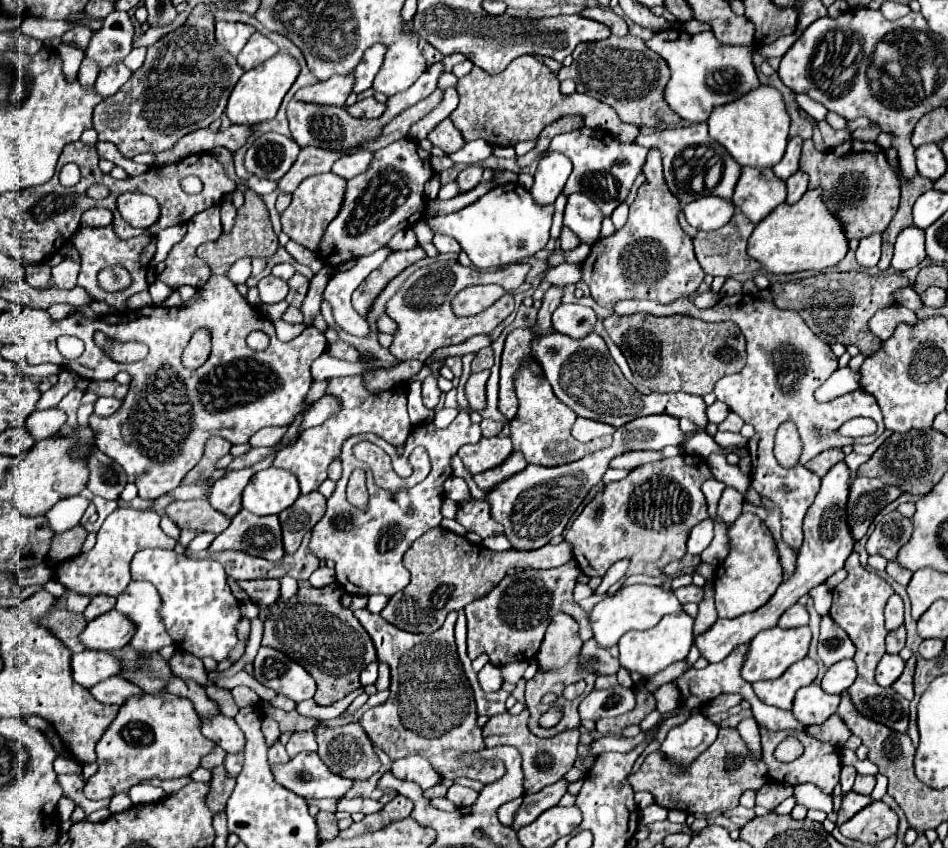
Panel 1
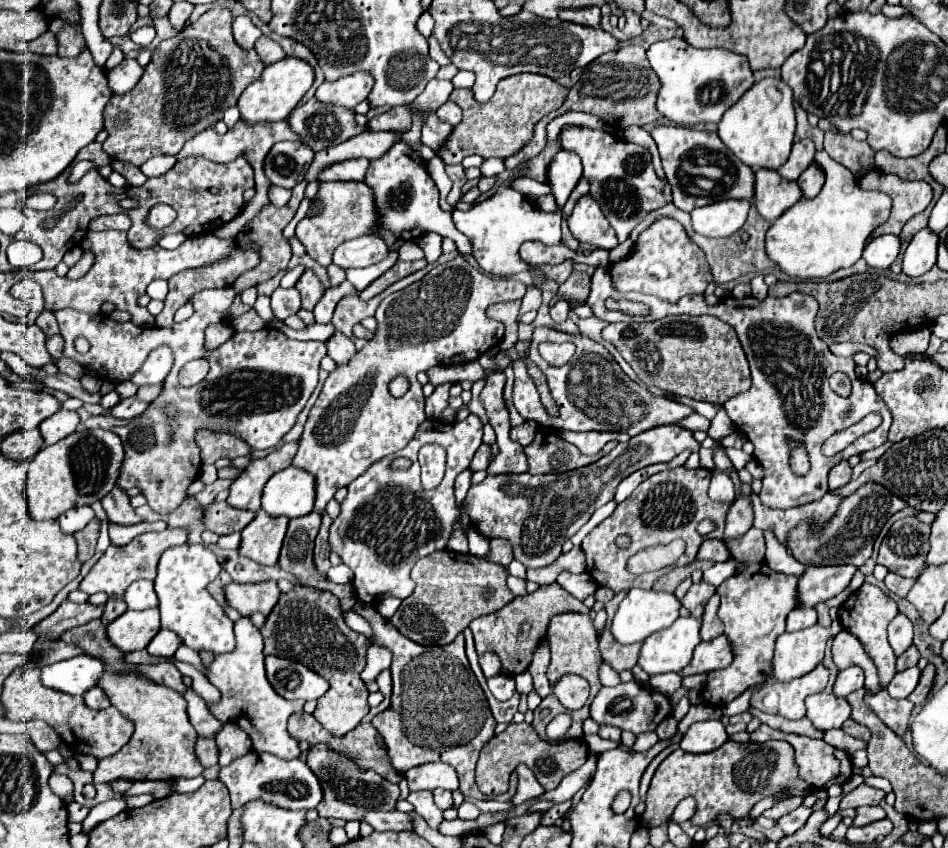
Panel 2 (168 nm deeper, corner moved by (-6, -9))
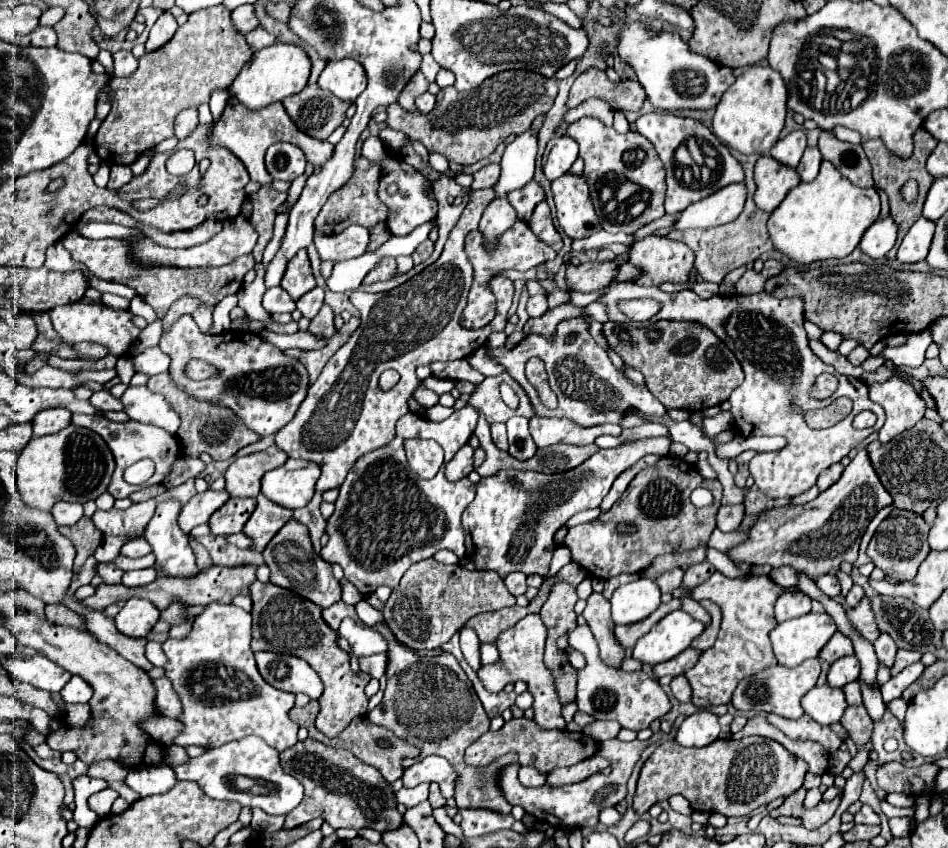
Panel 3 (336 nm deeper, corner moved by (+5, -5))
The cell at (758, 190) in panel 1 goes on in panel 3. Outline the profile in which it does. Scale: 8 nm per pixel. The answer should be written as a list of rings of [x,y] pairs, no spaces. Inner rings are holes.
[[[762,156],[756,162],[754,180],[758,186],[754,196],[756,206],[764,212],[772,212],[786,198],[786,194],[800,184],[800,174],[796,168],[788,168],[772,156]]]

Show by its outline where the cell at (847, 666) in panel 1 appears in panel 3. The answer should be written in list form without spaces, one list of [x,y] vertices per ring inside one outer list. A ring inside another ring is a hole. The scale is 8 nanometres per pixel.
[[[844,656],[832,662],[828,670],[828,684],[834,688],[842,688],[848,682],[858,680],[858,676],[860,676],[860,662],[856,660],[856,656]]]

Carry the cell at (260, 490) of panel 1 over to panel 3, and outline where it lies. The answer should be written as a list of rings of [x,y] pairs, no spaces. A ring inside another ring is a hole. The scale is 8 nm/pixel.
[[[288,458],[286,464],[264,474],[262,494],[284,508],[296,510],[310,502],[318,478],[320,468],[314,462]]]

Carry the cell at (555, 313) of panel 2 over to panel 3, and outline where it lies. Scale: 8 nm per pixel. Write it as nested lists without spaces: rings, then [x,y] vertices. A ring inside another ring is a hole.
[[[530,296],[528,304],[526,304],[526,312],[530,314],[530,318],[538,318],[548,310],[548,302],[546,296]]]

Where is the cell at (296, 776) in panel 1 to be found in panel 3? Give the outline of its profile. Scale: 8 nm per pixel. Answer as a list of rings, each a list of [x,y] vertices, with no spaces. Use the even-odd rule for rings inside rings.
[[[258,736],[228,742],[220,748],[200,754],[198,758],[190,758],[186,764],[172,766],[172,770],[176,772],[178,780],[196,782],[214,800],[234,800],[250,808],[258,806],[272,816],[286,816],[302,802],[304,796],[302,784],[296,778],[282,772],[278,752]]]

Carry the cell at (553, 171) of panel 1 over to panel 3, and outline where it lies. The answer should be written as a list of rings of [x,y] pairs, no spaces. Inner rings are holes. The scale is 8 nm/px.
[[[570,136],[552,138],[546,146],[546,160],[544,160],[544,174],[548,180],[556,180],[570,170],[574,160],[578,158],[578,144]]]

